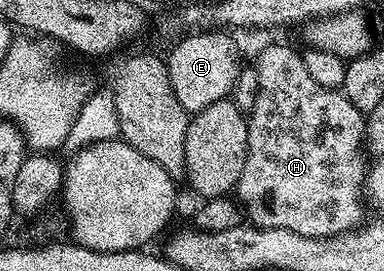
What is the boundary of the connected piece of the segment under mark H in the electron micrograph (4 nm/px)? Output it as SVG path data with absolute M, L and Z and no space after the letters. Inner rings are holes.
M268 46L254 59L258 72L258 96L248 118L246 164L234 194L242 203L247 221L261 230L284 228L298 236L330 238L355 231L365 221L366 115L354 108L354 104L350 104L340 90L327 90L318 84L318 80L313 80L310 72L306 72L306 64L302 64L300 56L299 49Z

